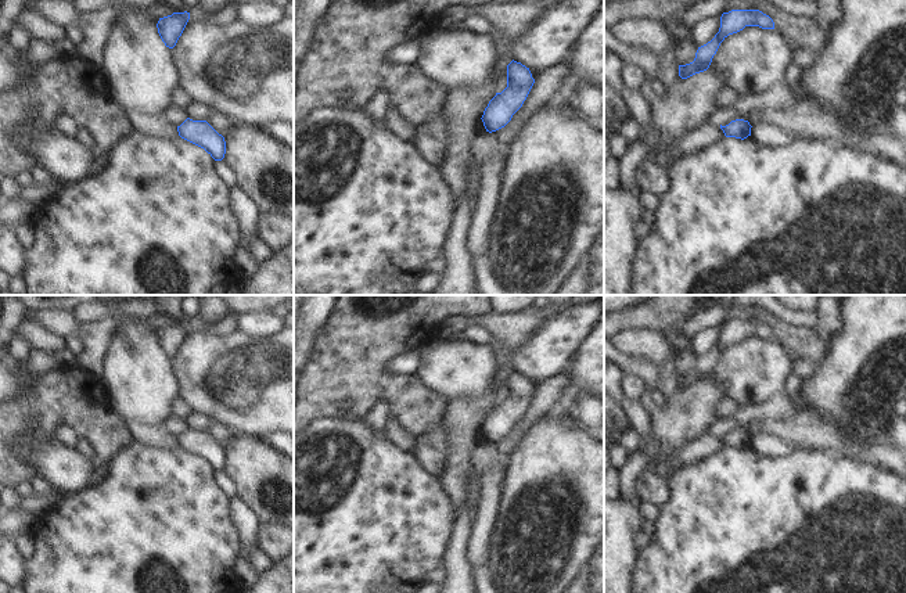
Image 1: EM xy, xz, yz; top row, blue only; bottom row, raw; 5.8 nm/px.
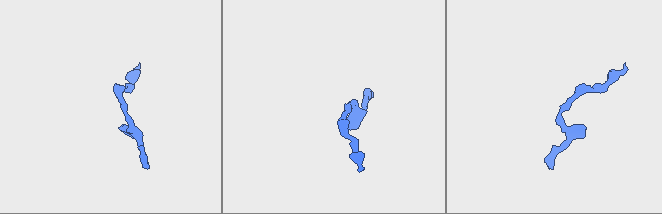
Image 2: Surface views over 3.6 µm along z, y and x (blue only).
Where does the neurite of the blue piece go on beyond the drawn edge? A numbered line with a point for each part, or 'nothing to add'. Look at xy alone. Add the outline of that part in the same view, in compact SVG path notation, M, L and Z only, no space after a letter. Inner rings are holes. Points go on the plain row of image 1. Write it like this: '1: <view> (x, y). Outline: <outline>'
nothing to add.

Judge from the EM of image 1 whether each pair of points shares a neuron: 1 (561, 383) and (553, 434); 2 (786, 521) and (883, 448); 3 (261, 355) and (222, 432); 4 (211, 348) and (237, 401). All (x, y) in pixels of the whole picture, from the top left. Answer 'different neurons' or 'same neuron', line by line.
1: different neurons
2: different neurons
3: different neurons
4: same neuron

